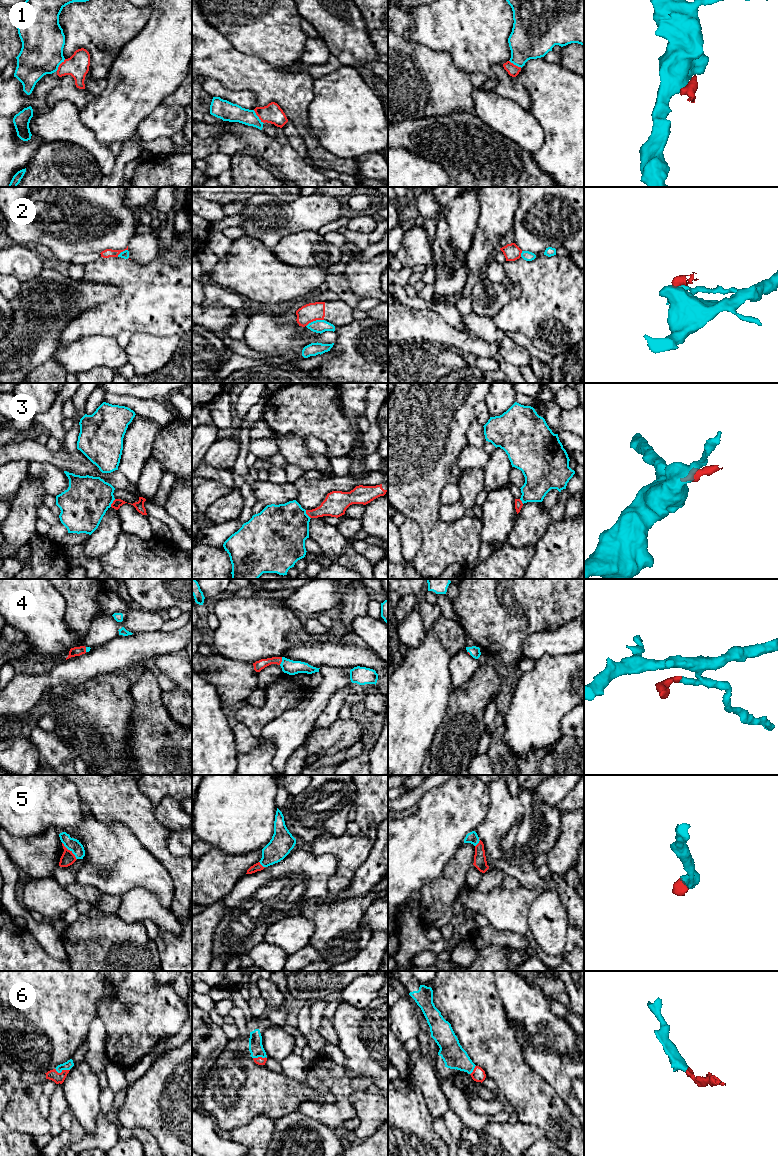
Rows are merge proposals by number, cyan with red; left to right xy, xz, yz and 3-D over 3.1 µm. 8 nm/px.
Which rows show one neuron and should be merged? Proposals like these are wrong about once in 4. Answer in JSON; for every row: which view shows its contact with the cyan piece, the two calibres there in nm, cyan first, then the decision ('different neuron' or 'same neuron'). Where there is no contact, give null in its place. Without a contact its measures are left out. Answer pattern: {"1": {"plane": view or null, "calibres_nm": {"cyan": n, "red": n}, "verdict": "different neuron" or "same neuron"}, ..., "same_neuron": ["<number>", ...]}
{"1": {"plane": "xz", "calibres_nm": {"cyan": 150, "red": 160}, "verdict": "different neuron"}, "2": {"plane": "xz", "calibres_nm": {"cyan": 110, "red": 150}, "verdict": "different neuron"}, "3": {"plane": "xz", "calibres_nm": {"cyan": 420, "red": 190}, "verdict": "different neuron"}, "4": {"plane": "xz", "calibres_nm": {"cyan": 120, "red": 80}, "verdict": "same neuron"}, "5": {"plane": "xy", "calibres_nm": {"cyan": 100, "red": 110}, "verdict": "same neuron"}, "6": {"plane": "xy", "calibres_nm": {"cyan": 70, "red": 90}, "verdict": "same neuron"}, "same_neuron": ["4", "5", "6"]}

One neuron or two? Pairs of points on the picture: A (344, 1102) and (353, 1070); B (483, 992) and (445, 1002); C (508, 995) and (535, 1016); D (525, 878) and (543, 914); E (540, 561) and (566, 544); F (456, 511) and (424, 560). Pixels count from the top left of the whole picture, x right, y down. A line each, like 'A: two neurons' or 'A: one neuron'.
A: two neurons
B: one neuron
C: one neuron
D: two neurons
E: one neuron
F: two neurons

